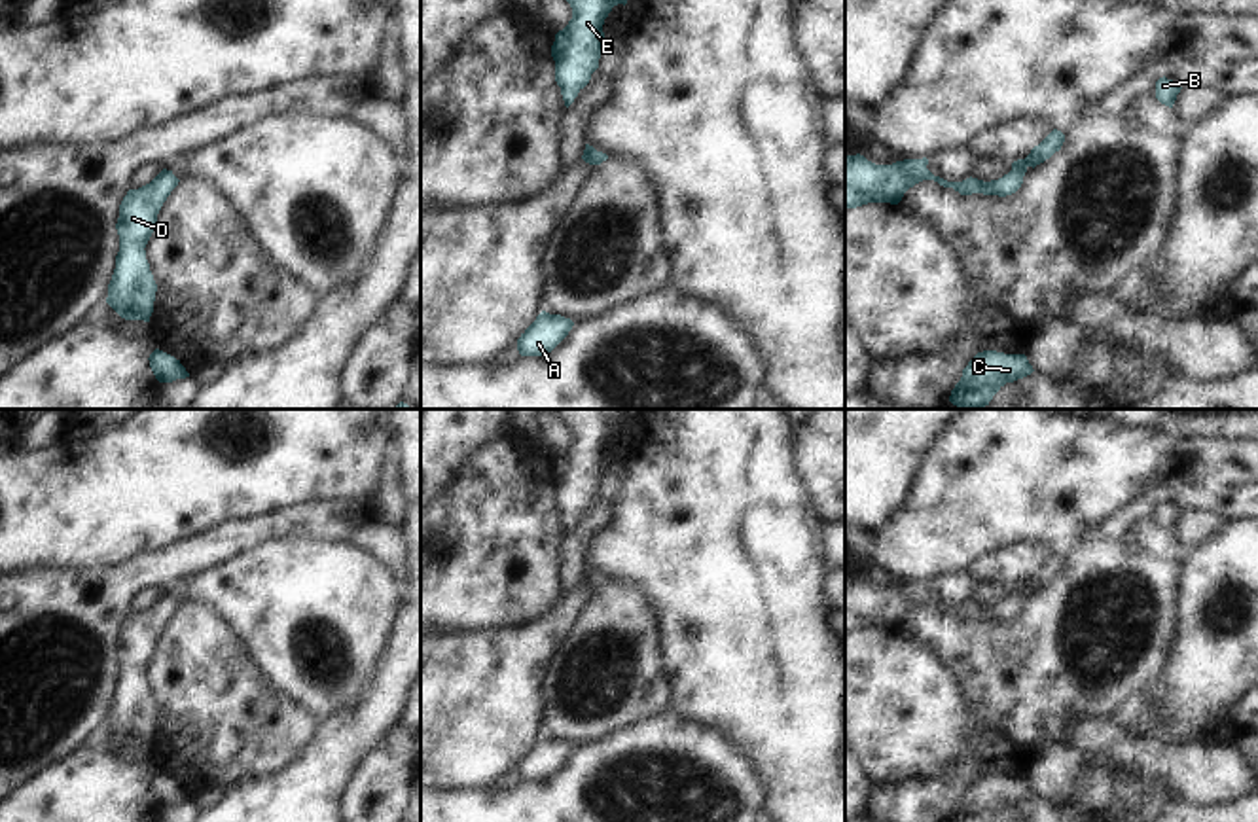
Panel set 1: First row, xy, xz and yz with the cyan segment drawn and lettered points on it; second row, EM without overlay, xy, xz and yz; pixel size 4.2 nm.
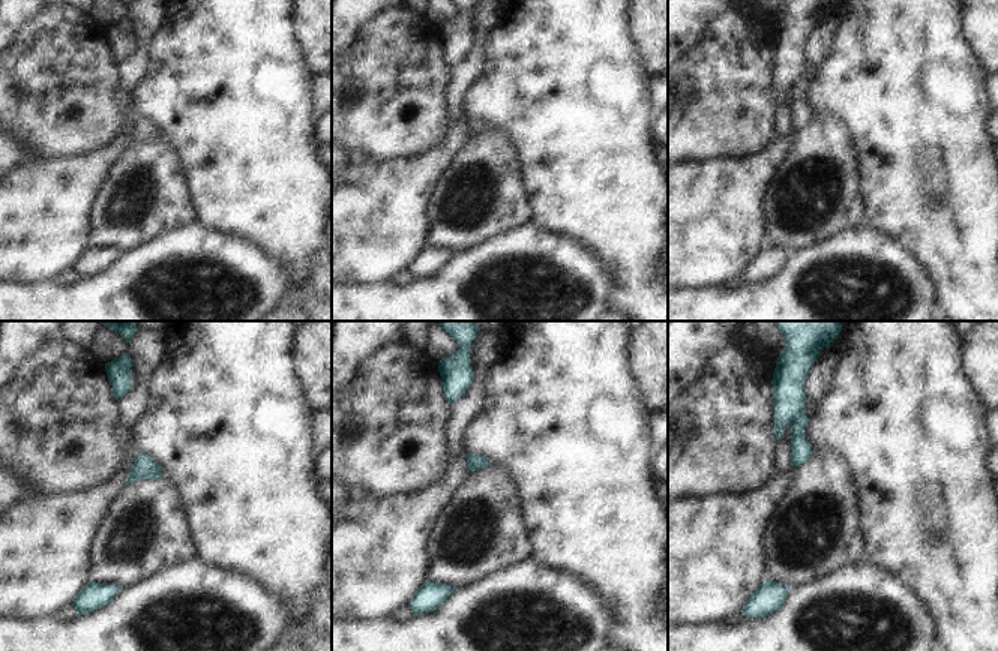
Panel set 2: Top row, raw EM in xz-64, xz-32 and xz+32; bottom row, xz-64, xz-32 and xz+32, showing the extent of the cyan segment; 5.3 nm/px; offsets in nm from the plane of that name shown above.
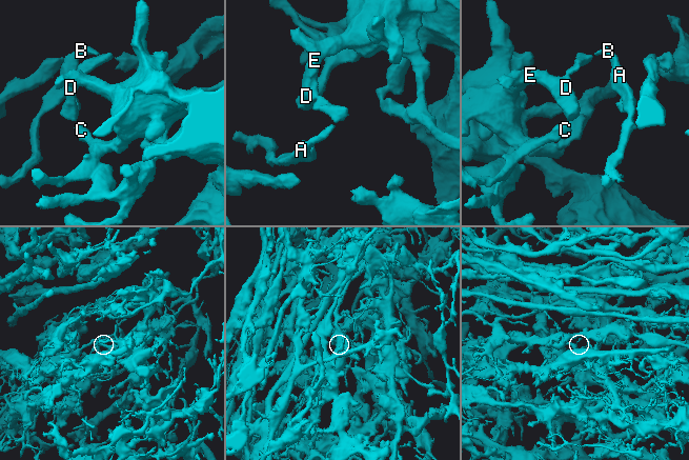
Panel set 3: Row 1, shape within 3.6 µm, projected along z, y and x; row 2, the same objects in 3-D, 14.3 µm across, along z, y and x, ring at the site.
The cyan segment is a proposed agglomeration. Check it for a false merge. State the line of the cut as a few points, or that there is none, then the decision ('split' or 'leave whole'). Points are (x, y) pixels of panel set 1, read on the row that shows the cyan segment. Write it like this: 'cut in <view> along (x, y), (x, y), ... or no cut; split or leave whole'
no cut; leave whole

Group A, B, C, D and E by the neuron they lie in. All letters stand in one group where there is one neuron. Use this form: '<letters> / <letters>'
A B C D E

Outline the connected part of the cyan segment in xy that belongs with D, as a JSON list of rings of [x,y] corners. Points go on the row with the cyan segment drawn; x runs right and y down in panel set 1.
[[[163,169],[150,184],[129,189],[119,205],[116,223],[119,252],[108,284],[106,303],[125,320],[150,322],[157,284],[146,259],[146,244],[153,233],[157,214],[178,186],[172,170]]]

